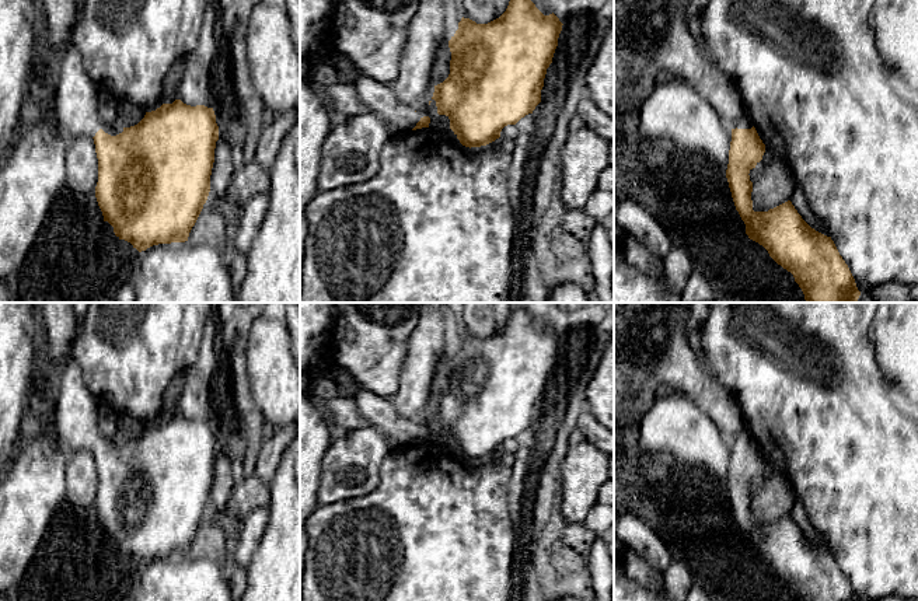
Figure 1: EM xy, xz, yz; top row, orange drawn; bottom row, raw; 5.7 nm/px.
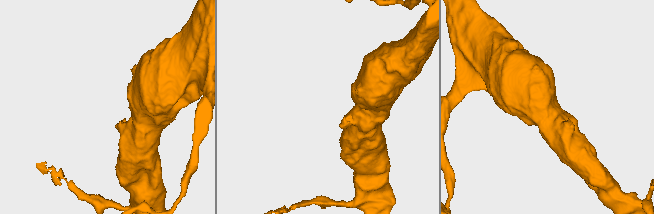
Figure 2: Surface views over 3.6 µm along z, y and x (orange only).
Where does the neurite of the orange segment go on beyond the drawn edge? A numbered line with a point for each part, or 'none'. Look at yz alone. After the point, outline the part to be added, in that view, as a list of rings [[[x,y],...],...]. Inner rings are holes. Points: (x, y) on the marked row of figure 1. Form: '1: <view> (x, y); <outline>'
1: yz (743, 121); [[[743,112],[736,120],[734,120],[734,127],[737,129],[751,129],[753,127],[753,122],[750,120],[750,118],[747,116],[746,112]]]

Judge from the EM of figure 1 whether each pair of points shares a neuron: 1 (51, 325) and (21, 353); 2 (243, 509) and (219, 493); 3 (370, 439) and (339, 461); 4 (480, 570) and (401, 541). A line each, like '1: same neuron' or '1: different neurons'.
1: different neurons
2: different neurons
3: same neuron
4: same neuron

